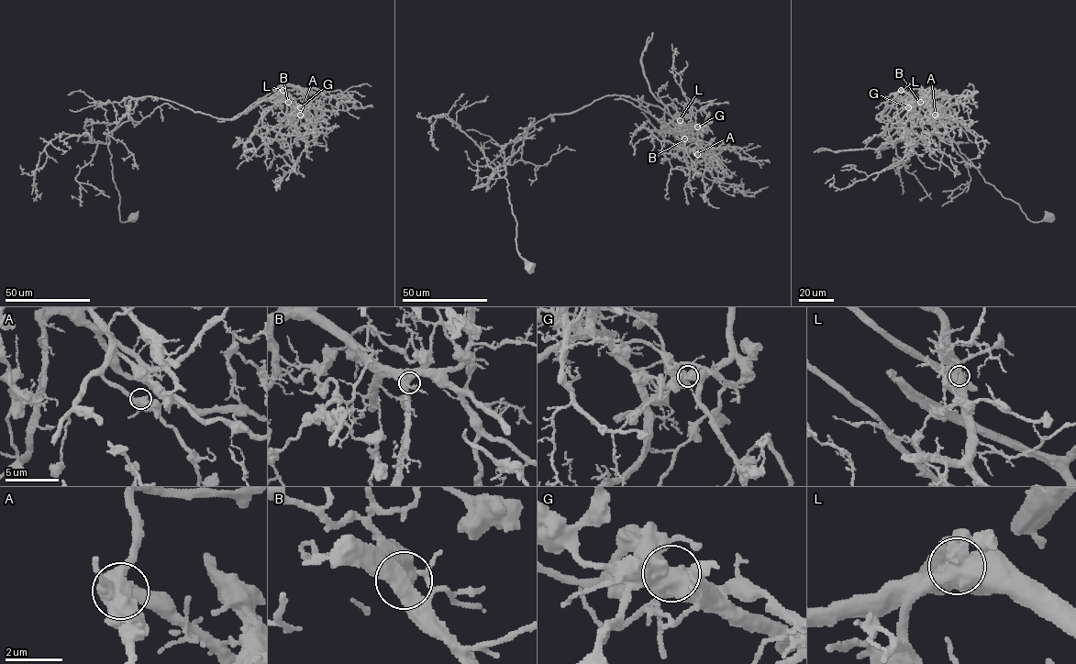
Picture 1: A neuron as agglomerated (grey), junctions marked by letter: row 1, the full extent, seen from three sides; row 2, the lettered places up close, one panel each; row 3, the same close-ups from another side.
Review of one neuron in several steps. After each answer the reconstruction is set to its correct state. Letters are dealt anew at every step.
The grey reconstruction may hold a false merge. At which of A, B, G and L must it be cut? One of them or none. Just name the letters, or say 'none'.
L

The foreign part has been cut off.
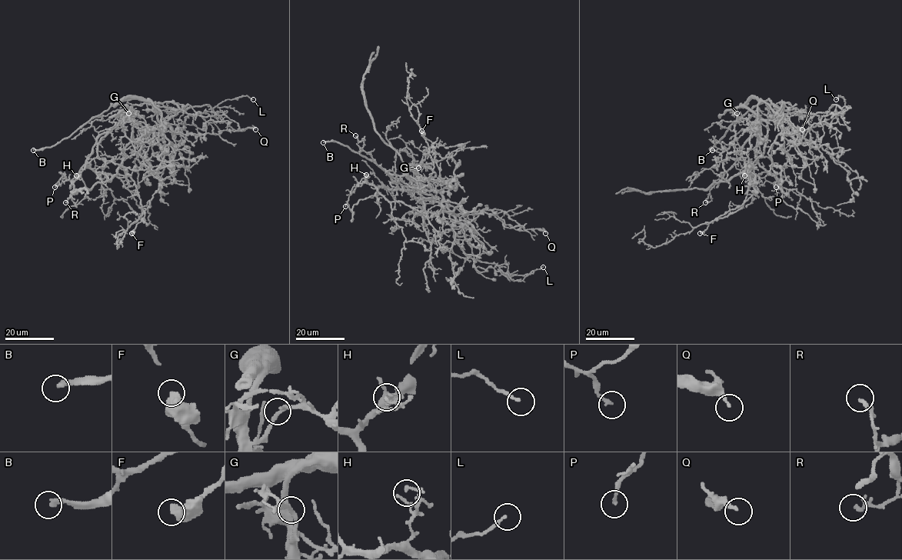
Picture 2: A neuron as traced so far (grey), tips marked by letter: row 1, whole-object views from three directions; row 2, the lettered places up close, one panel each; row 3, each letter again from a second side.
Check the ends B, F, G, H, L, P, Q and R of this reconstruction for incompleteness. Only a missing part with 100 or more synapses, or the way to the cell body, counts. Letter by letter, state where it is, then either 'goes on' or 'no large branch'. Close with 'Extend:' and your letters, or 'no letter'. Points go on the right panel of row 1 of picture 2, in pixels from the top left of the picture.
B: place (712, 150); goes on
F: place (700, 233); no large branch
G: place (737, 113); no large branch
H: place (744, 175); no large branch
L: place (836, 99); no large branch
P: place (776, 187); no large branch
Q: place (802, 129); no large branch
R: place (705, 202); no large branch
Extend: B

